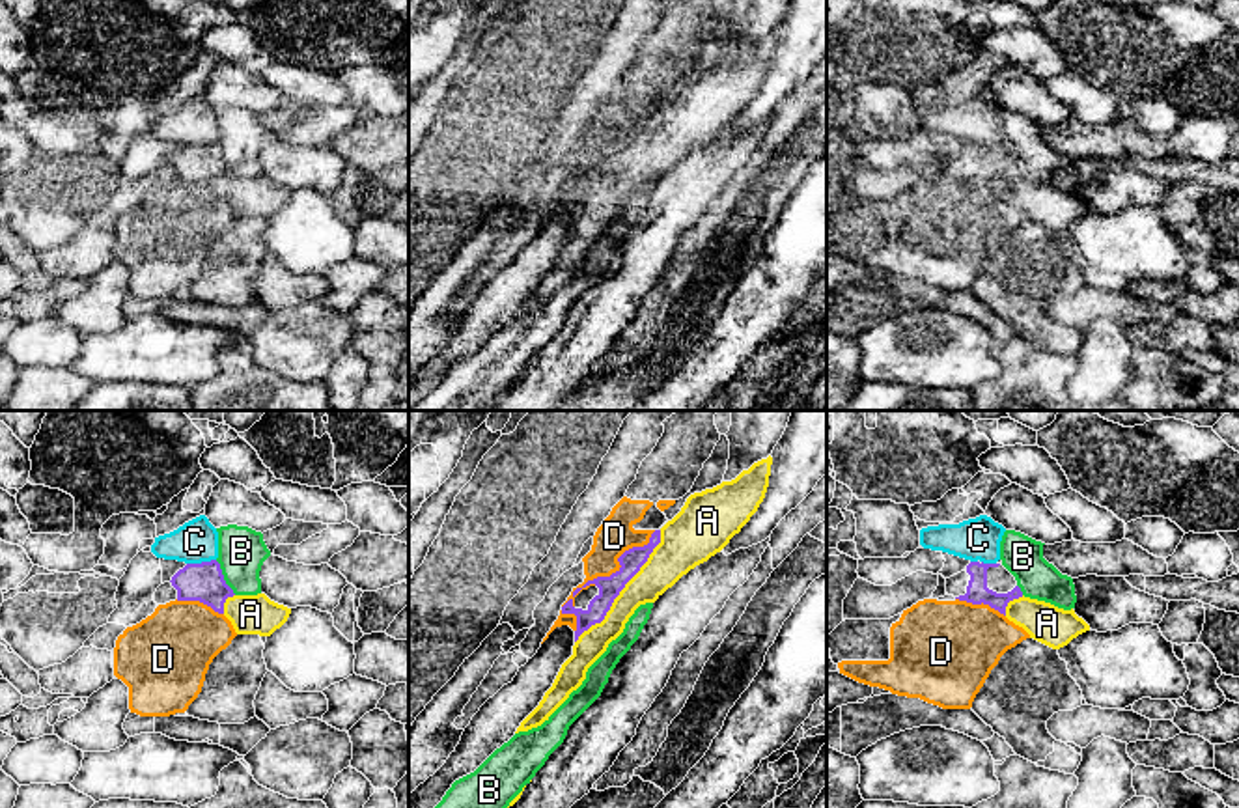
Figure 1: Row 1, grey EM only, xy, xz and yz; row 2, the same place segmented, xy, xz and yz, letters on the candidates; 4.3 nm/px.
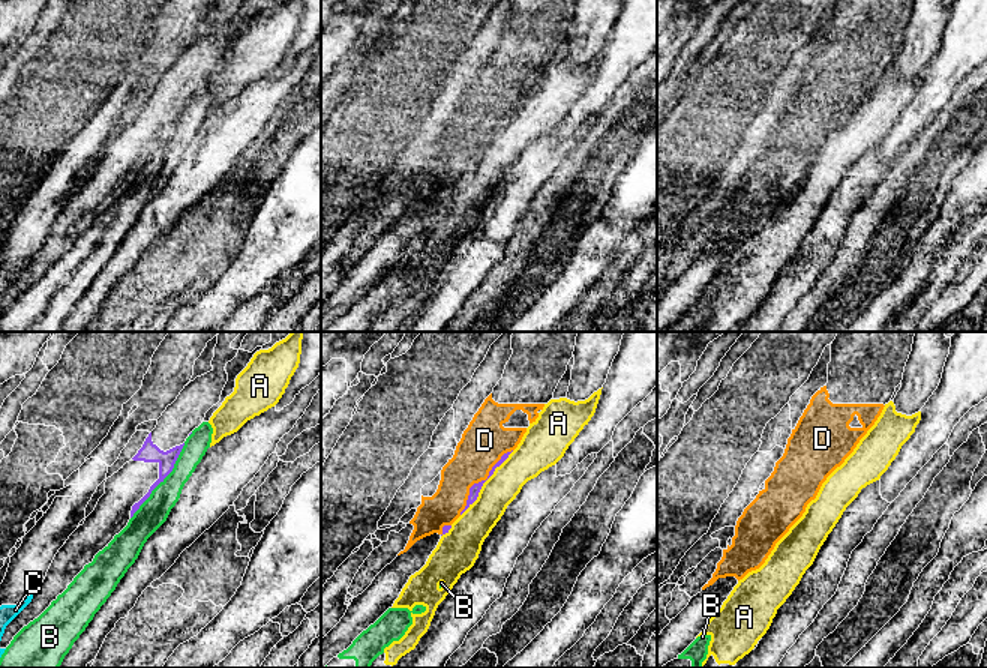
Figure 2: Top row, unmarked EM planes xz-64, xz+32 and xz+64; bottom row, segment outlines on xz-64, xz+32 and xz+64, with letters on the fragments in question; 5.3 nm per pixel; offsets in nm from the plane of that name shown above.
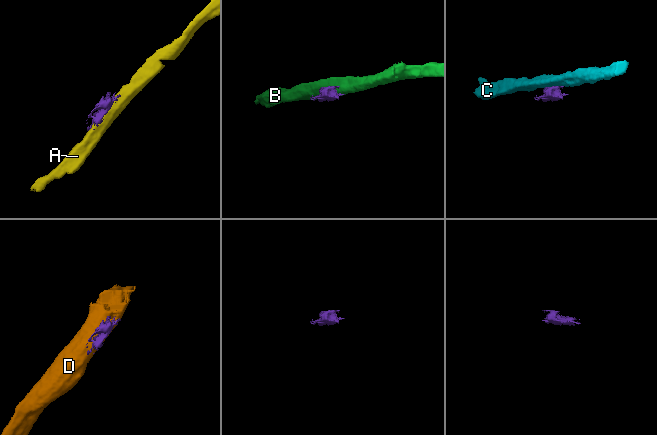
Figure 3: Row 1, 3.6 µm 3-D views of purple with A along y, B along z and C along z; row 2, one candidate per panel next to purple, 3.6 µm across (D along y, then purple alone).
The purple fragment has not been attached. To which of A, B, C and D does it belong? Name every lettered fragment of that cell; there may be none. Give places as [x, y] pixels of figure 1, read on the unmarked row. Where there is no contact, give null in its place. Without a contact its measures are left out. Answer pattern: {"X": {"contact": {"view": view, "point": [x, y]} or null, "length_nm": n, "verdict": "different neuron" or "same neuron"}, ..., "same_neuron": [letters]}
{"A": {"contact": {"view": "xz", "point": [622, 170]}, "length_nm": 600, "verdict": "different neuron"}, "B": {"contact": {"view": "xy", "point": [222, 159]}, "length_nm": 180, "verdict": "different neuron"}, "C": {"contact": {"view": "xy", "point": [202, 144]}, "length_nm": 130, "verdict": "different neuron"}, "D": {"contact": {"view": "xz", "point": [616, 153]}, "length_nm": 550, "verdict": "different neuron"}, "same_neuron": []}

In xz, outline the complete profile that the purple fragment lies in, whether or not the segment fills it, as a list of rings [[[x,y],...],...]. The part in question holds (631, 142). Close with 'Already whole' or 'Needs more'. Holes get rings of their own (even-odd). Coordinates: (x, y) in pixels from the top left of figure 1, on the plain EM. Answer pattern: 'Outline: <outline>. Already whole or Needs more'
Outline: [[[655,112],[647,127],[633,129],[618,140],[621,149],[616,155],[588,162],[582,168],[584,172],[562,188],[562,196],[577,198],[577,211],[556,209],[537,235],[519,250],[513,263],[480,289],[446,345],[409,377],[409,409],[433,392],[455,362],[474,355],[515,317],[521,304],[552,269],[562,246],[573,237],[578,218],[605,202],[614,181],[659,125],[661,112]]]. Needs more

